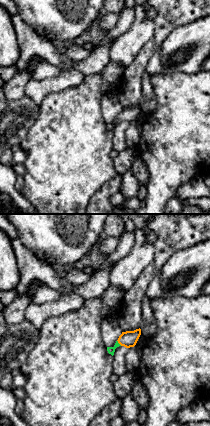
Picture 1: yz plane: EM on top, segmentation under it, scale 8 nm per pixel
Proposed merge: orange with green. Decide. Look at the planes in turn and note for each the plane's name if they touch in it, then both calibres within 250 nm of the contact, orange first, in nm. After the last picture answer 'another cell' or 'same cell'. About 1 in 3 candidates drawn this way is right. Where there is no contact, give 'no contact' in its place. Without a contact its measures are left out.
meets orange in yz; 130 nm thick on the orange side, 60 nm on the other

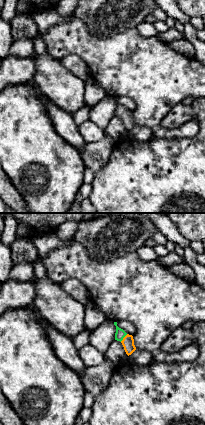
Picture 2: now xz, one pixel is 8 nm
meets orange in xz; 100 nm thick on the orange side, 80 nm on the other

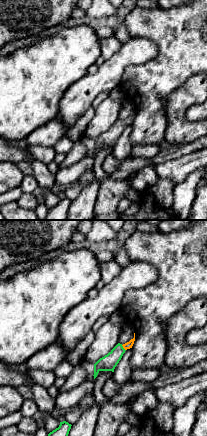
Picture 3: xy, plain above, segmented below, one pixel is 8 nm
meets orange in xy; 60 nm thick on the orange side, 130 nm on the other

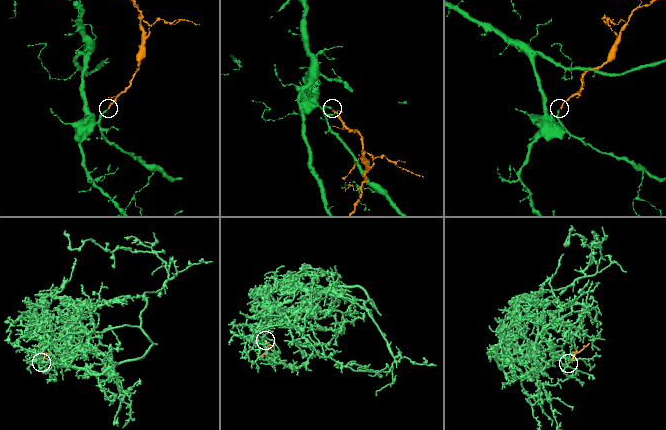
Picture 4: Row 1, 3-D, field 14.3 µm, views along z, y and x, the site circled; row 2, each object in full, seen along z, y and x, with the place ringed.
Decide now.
same cell

